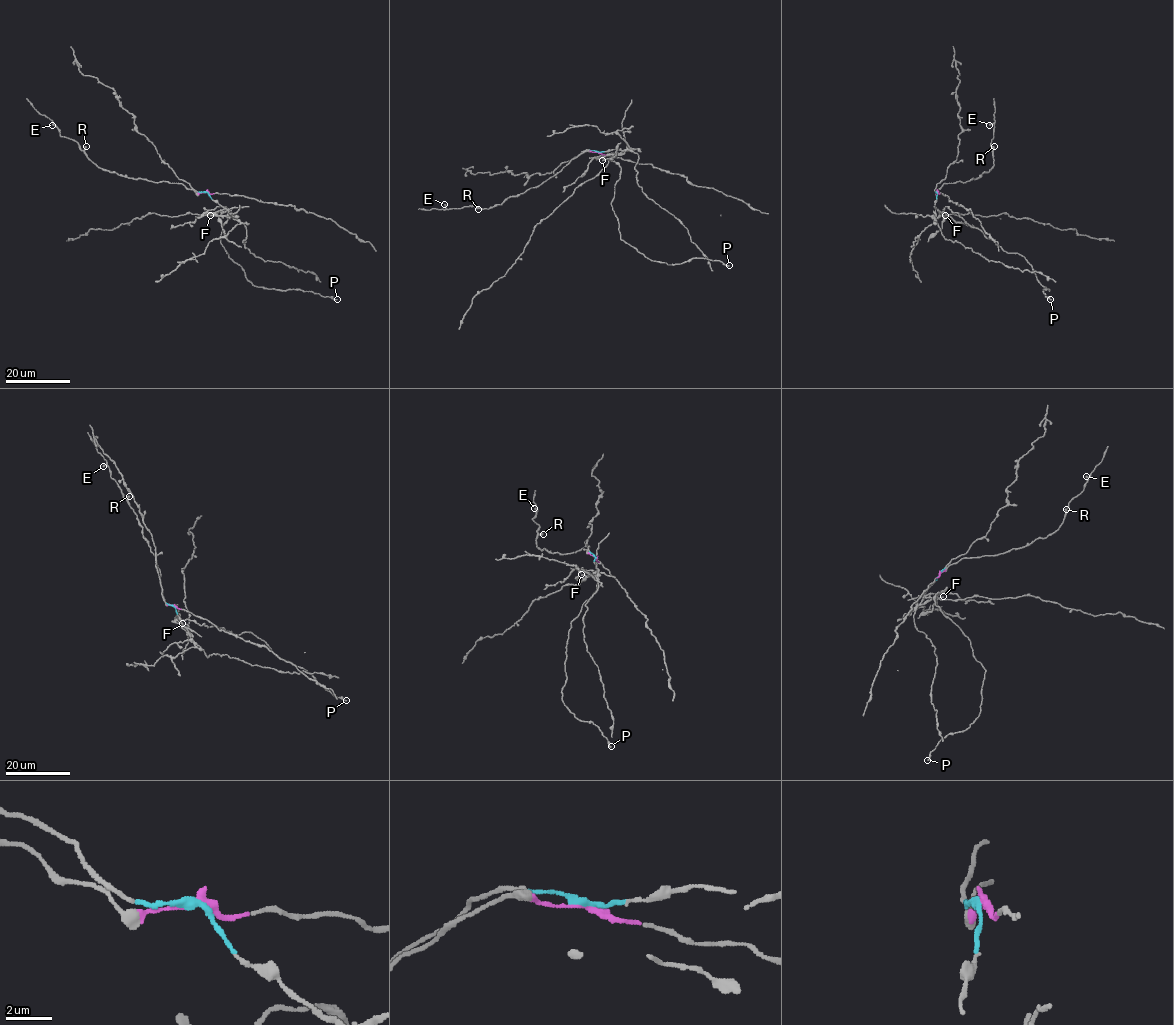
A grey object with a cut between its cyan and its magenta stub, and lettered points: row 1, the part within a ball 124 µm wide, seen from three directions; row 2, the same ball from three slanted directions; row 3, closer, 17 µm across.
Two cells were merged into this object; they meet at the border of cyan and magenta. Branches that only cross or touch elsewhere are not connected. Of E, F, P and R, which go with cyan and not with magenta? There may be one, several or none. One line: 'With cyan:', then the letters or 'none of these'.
With cyan: F, P

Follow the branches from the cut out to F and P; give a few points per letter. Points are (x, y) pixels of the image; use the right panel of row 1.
F: (936, 192), (936, 218), (945, 215)
P: (936, 192), (936, 218), (948, 206), (1005, 251), (1023, 256), (1042, 286), (1050, 290), (1043, 291), (1050, 299)

